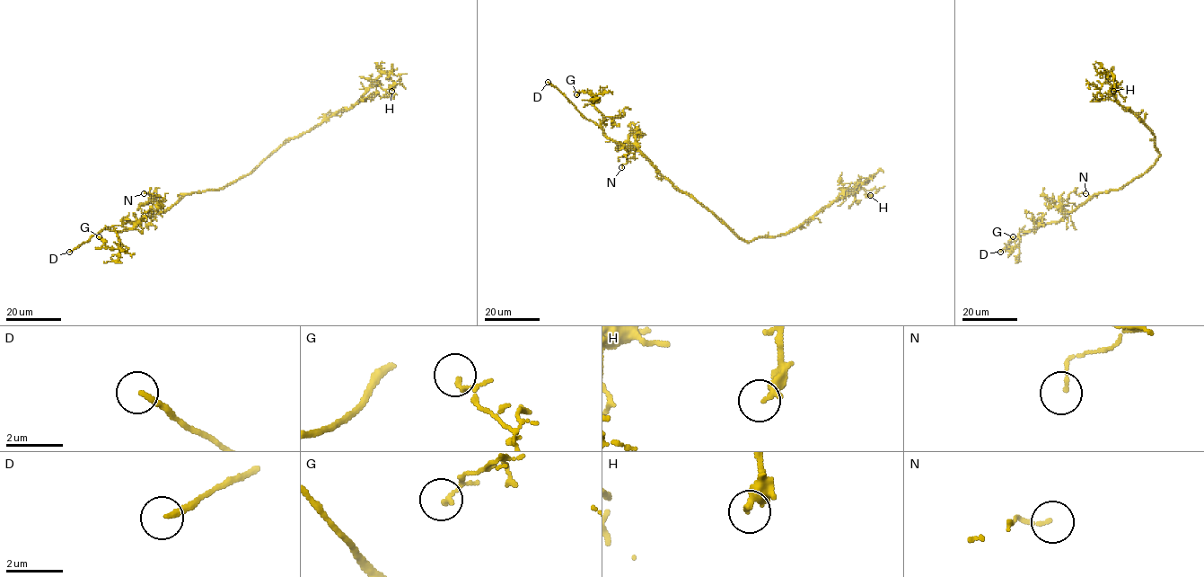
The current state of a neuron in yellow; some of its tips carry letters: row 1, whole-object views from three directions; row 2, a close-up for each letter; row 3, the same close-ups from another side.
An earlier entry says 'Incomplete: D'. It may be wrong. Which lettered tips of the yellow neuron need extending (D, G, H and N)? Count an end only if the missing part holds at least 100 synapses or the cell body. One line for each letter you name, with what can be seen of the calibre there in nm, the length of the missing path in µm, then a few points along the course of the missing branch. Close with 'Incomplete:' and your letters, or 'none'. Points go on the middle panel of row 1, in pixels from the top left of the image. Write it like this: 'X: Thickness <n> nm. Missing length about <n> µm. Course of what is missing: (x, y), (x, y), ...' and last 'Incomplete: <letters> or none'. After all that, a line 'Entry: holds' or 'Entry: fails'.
D: Thickness 200 nm. Missing length about 15 µm. Course of what is missing: (548, 82), (539, 75), (536, 69), (526, 67)
Incomplete: D
Entry: holds

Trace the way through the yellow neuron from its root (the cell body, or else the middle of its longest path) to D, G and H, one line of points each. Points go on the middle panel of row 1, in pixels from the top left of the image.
D: (716, 217), (677, 190), (637, 149), (610, 140), (598, 125), (587, 119), (548, 82)
G: (716, 217), (677, 190), (637, 149), (610, 140), (594, 106), (596, 97), (584, 91), (576, 94)
H: (716, 217), (739, 237), (751, 242), (758, 237), (787, 234), (850, 190), (862, 188), (870, 195)

